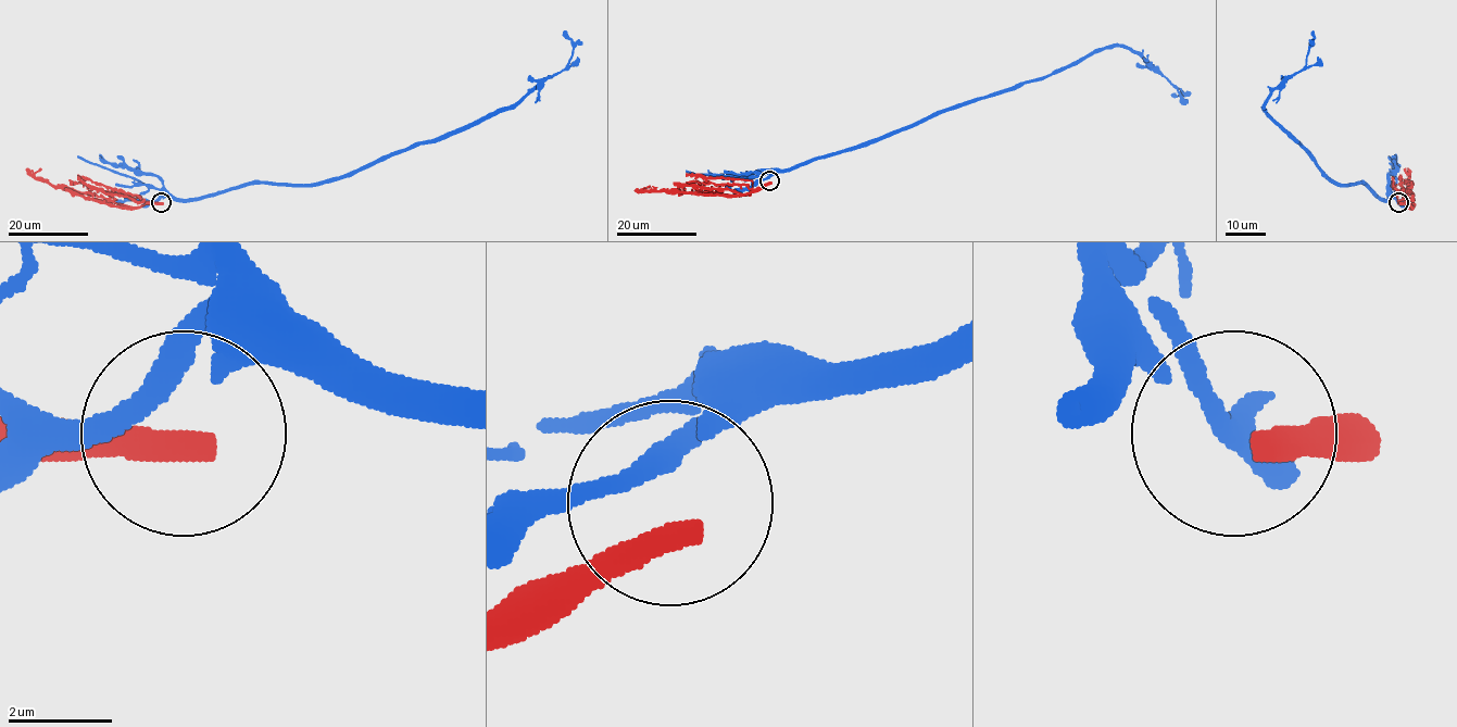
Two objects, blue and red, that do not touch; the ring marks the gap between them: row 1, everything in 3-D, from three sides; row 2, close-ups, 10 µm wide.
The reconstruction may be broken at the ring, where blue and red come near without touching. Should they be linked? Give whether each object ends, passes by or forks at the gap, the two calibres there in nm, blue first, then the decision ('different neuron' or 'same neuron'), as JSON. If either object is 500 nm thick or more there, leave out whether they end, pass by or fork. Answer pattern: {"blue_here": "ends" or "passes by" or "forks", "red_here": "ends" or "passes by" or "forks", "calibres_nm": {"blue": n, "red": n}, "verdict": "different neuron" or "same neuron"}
{"blue_here": "passes by", "red_here": "ends", "calibres_nm": {"blue": 380, "red": 460}, "verdict": "different neuron"}

